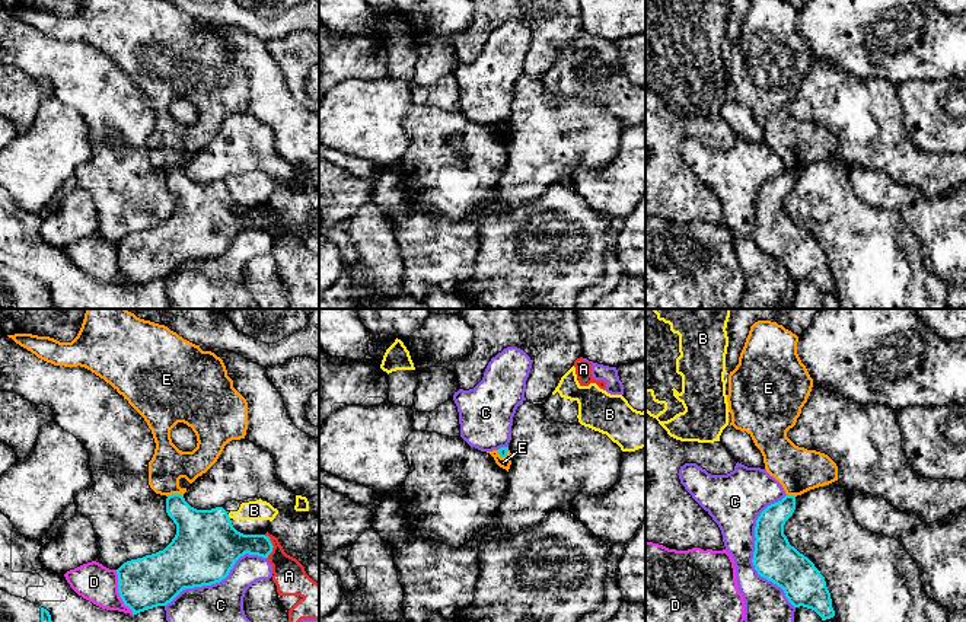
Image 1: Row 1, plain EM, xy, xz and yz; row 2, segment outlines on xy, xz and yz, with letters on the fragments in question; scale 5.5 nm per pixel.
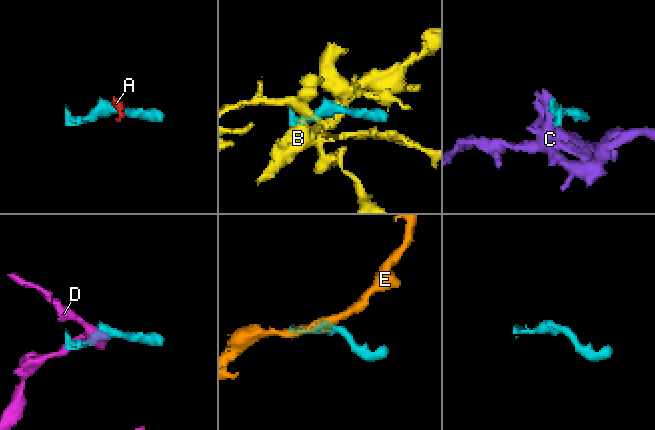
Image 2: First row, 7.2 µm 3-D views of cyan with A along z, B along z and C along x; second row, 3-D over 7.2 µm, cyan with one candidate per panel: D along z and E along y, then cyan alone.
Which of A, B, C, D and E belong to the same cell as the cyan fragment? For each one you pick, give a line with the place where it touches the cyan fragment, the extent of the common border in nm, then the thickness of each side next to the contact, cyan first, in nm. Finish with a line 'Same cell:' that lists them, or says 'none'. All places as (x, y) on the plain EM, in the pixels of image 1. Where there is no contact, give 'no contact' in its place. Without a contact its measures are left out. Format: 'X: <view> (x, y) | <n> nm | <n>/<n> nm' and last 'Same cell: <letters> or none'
Same cell: none

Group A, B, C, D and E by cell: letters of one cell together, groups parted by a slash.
A C / B / D / E

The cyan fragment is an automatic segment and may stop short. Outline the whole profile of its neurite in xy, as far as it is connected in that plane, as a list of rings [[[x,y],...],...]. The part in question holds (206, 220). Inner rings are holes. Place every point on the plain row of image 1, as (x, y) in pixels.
[[[172,168],[166,172],[166,186],[176,198],[172,216],[163,224],[127,235],[117,243],[119,271],[133,288],[166,280],[185,262],[220,256],[245,227],[268,232],[272,226],[268,210],[237,205],[223,181],[197,184],[184,169]]]

